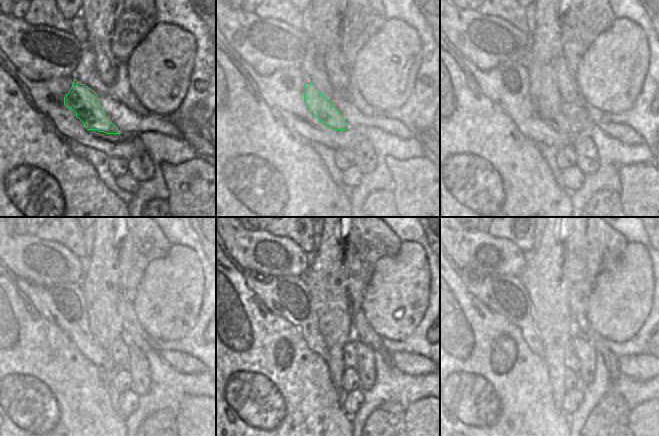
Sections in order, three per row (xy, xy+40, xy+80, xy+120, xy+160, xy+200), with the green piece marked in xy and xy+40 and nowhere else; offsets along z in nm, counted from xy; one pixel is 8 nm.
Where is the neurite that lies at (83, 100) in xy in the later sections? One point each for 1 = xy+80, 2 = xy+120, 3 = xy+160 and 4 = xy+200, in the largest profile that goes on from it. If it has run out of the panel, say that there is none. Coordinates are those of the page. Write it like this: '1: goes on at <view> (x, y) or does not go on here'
1: goes on at xy+80 (559, 122)
2: goes on at xy+120 (119, 351)
3: goes on at xy+160 (348, 354)
4: goes on at xy+200 (571, 360)

